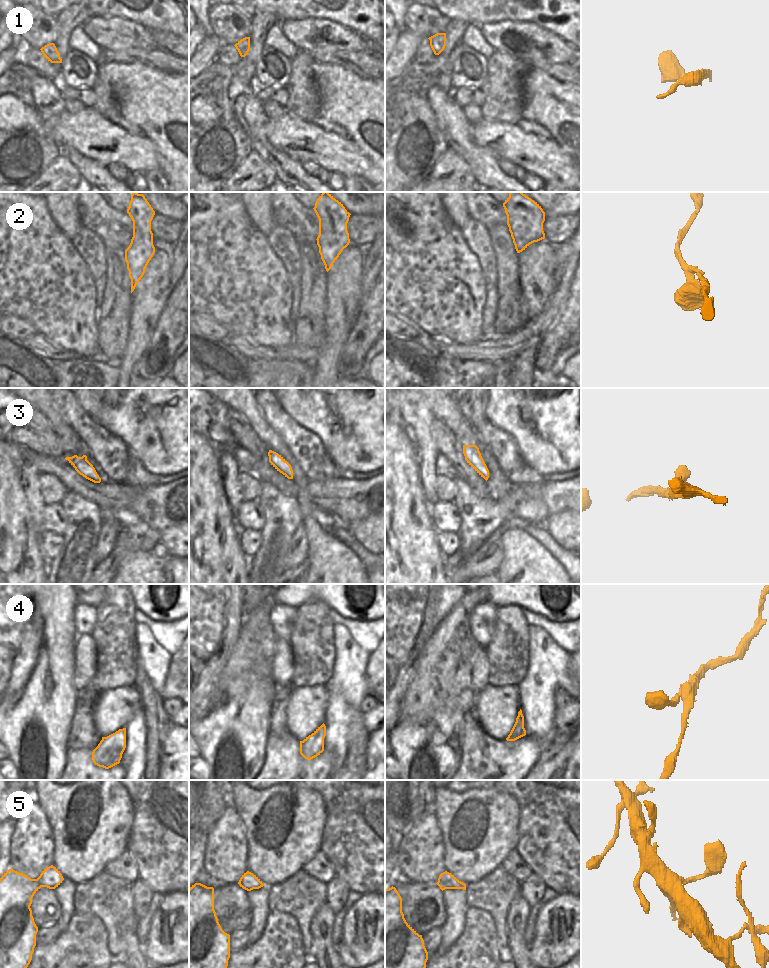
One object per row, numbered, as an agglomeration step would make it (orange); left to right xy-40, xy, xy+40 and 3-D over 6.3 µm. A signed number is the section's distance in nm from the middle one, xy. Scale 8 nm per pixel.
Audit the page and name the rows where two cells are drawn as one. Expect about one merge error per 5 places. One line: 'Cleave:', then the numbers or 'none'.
Cleave: none

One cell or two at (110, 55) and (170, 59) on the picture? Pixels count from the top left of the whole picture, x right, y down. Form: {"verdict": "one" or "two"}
{"verdict": "one"}

